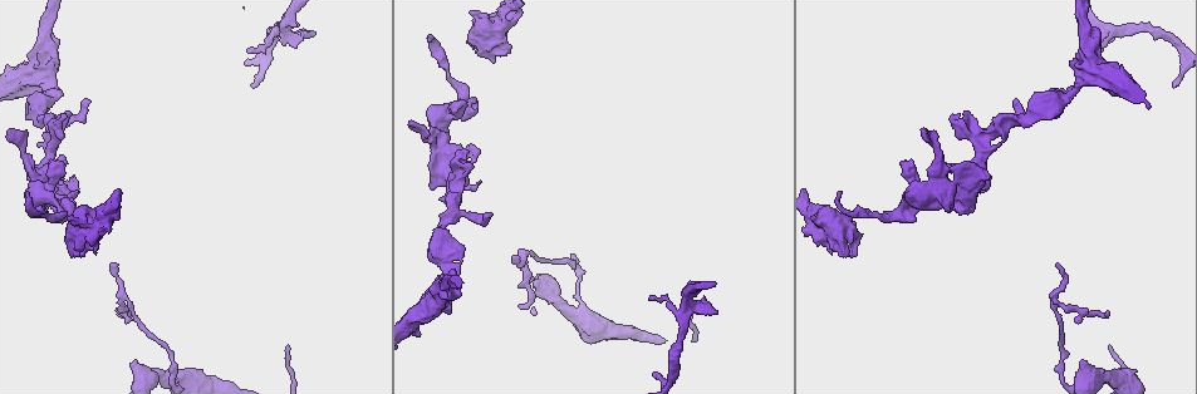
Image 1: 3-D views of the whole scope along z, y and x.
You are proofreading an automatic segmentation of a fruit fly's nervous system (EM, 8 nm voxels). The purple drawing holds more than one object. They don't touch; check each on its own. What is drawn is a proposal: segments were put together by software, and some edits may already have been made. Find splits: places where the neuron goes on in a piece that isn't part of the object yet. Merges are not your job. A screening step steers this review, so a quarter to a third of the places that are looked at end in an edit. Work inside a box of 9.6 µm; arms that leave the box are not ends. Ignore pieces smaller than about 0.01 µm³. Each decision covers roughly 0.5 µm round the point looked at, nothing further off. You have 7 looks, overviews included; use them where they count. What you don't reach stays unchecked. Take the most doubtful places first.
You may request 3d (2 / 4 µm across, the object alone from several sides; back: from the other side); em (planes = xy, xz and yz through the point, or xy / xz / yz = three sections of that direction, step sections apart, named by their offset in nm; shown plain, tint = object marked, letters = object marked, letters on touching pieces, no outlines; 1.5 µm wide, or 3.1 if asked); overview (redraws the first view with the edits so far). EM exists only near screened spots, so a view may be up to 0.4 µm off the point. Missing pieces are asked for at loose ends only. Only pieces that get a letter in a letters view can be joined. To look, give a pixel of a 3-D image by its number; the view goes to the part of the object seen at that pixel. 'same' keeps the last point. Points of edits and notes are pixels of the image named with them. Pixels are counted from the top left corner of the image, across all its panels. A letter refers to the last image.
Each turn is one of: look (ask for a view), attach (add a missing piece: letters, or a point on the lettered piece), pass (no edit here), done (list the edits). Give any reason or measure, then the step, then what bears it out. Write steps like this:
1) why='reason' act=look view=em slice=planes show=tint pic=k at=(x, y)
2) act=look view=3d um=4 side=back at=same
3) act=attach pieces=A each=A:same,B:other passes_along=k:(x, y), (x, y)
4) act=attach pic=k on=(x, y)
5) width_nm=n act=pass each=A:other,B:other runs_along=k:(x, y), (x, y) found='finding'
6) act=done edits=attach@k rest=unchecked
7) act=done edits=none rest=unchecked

why='branch stops here' act=look view=em slice=yz step=8 show=tint pic=1 at=(850, 240)

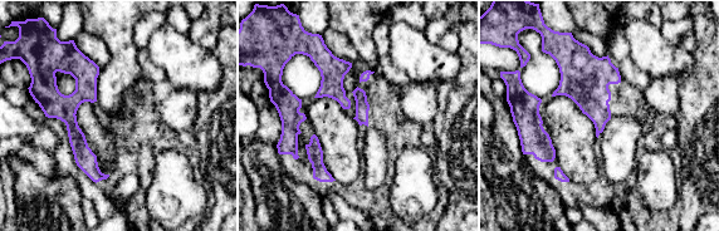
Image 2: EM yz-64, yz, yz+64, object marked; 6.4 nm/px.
act=look view=em slice=planes show=tint at=same

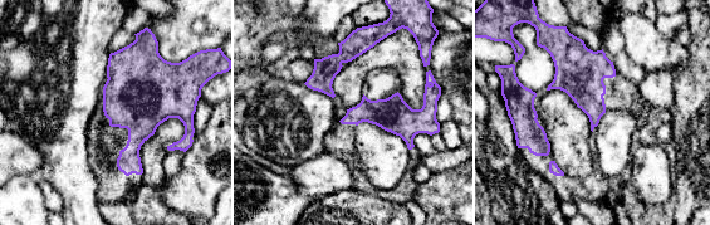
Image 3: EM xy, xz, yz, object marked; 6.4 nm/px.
act=look view=em slice=planes show=letters at=same

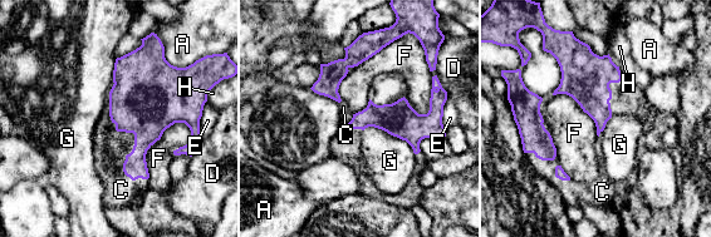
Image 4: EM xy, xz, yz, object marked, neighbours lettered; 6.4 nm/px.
longest_contact=C:480nm act=attach pieces=C each=A:other,C:same,D:other,E:other,F:other,G:other,H:other passes_along=4:(146, 113), (132, 149), (118, 186) found='the neuron continues'

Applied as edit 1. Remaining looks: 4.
act=look view=overview

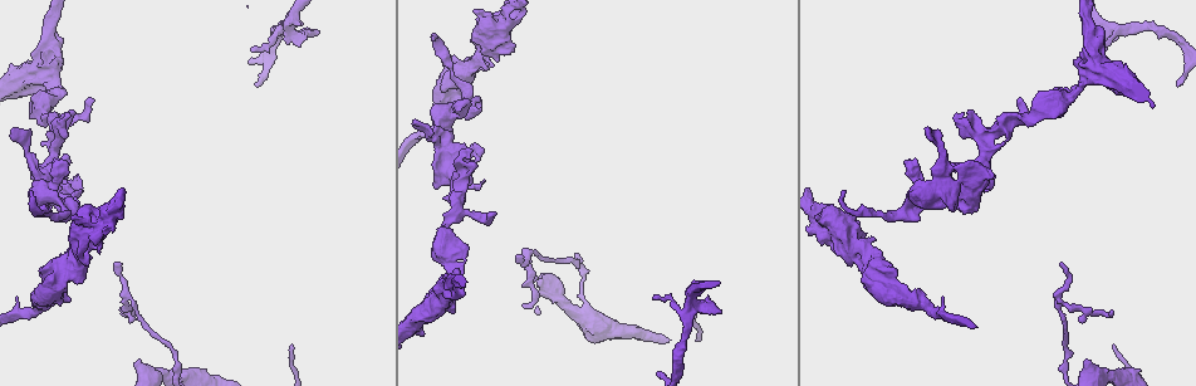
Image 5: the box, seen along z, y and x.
why='an open end' act=look view=3d um=2 pic=5 at=(493, 216)

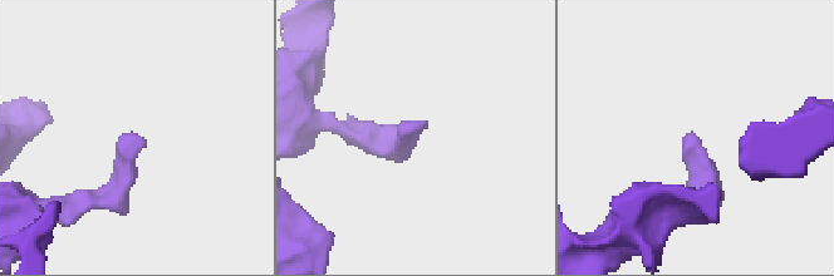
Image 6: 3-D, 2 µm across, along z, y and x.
act=look view=em slice=planes show=letters pic=6 at=(131, 133)

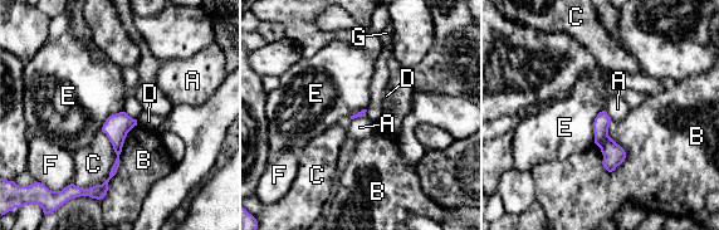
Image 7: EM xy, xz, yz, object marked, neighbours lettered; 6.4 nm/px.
act=pass each=A:other,B:other,C:other,D:other,E:other,F:other,G:other border=7:(605, 109), (593, 122), (595, 143) found='none of them fits'

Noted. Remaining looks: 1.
act=done edits=attach@4 rest=unchecked

